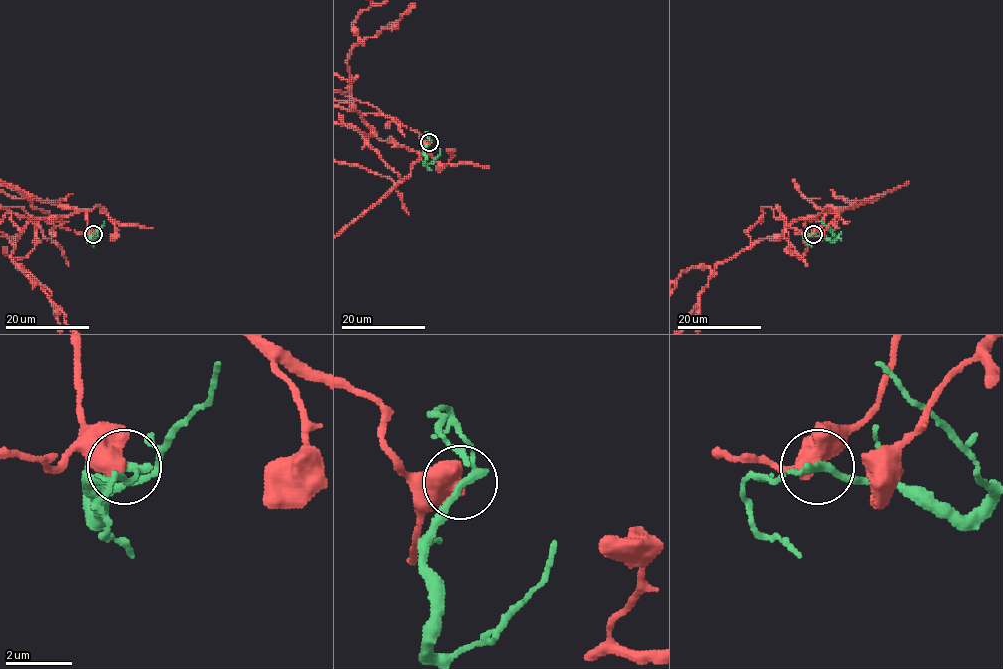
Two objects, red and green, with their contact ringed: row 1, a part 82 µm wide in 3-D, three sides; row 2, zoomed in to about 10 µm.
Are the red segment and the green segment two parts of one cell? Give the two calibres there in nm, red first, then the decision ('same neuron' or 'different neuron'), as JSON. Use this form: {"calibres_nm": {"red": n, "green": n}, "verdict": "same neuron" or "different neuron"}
{"calibres_nm": {"red": 700, "green": 240}, "verdict": "different neuron"}

